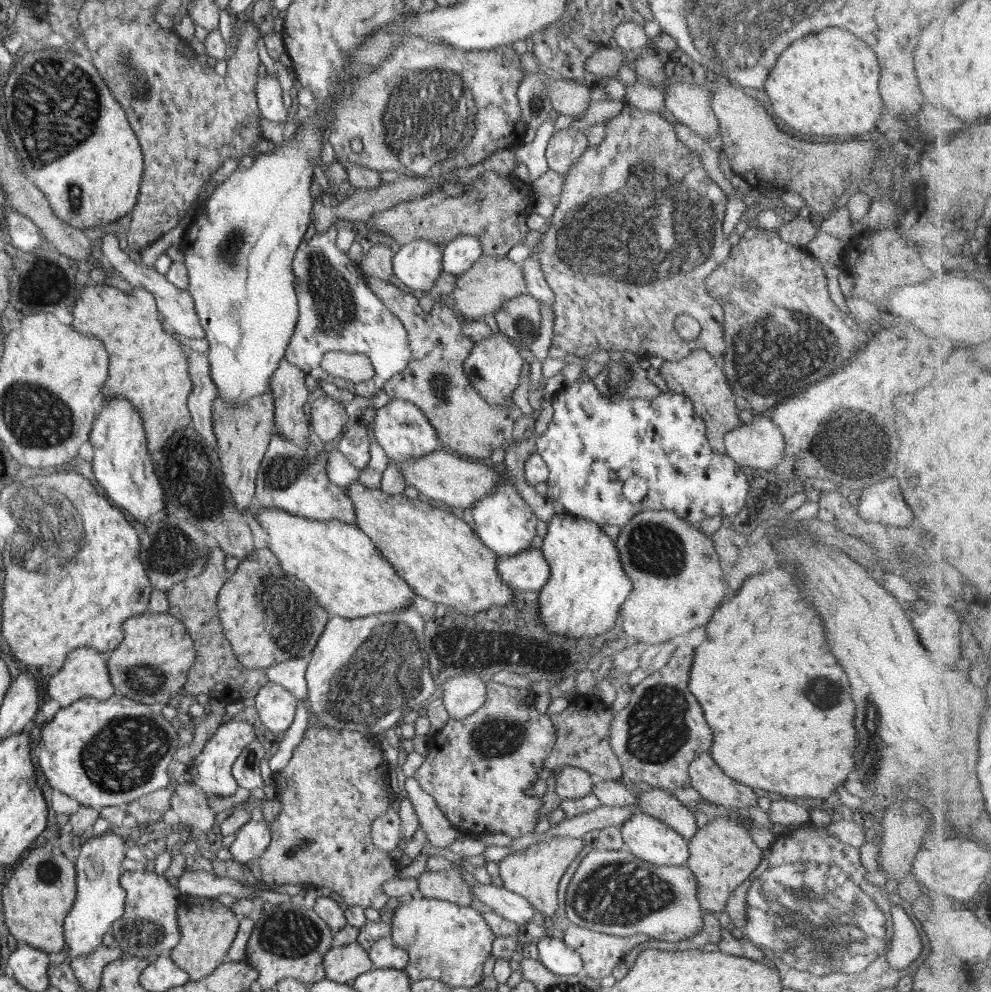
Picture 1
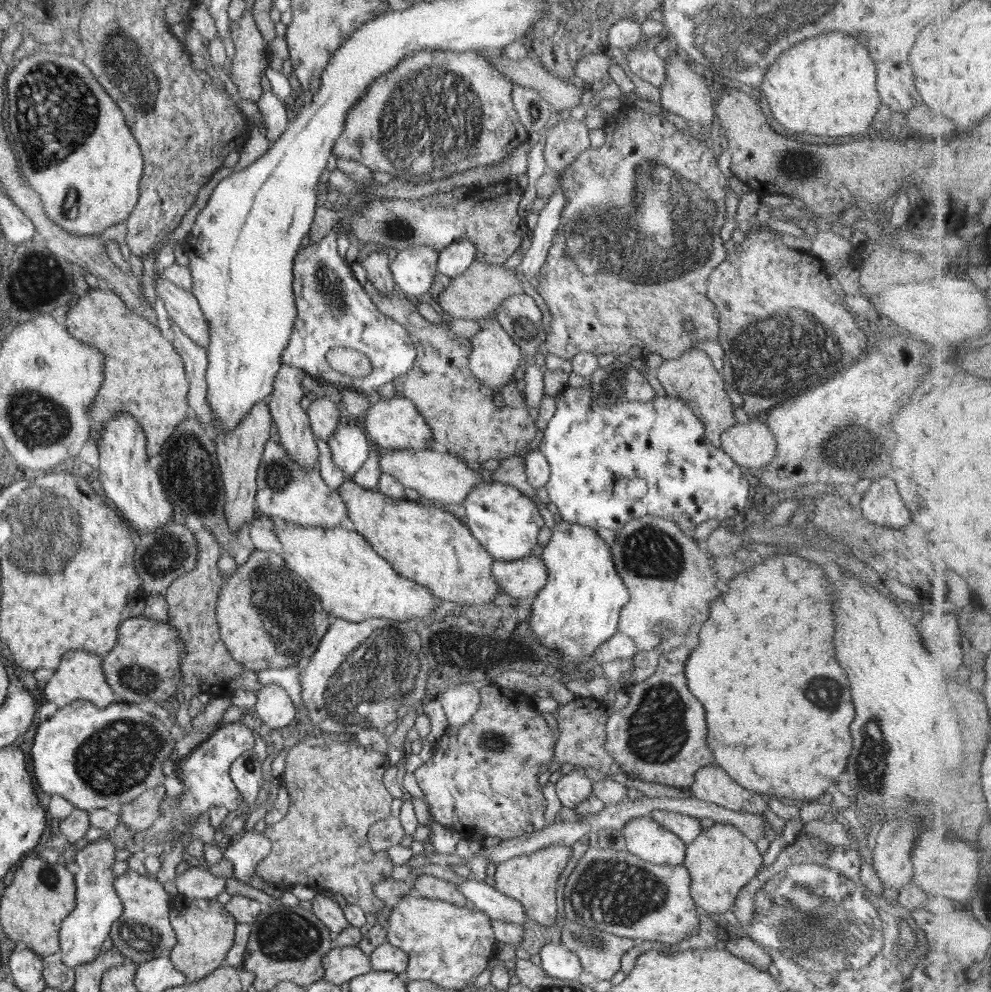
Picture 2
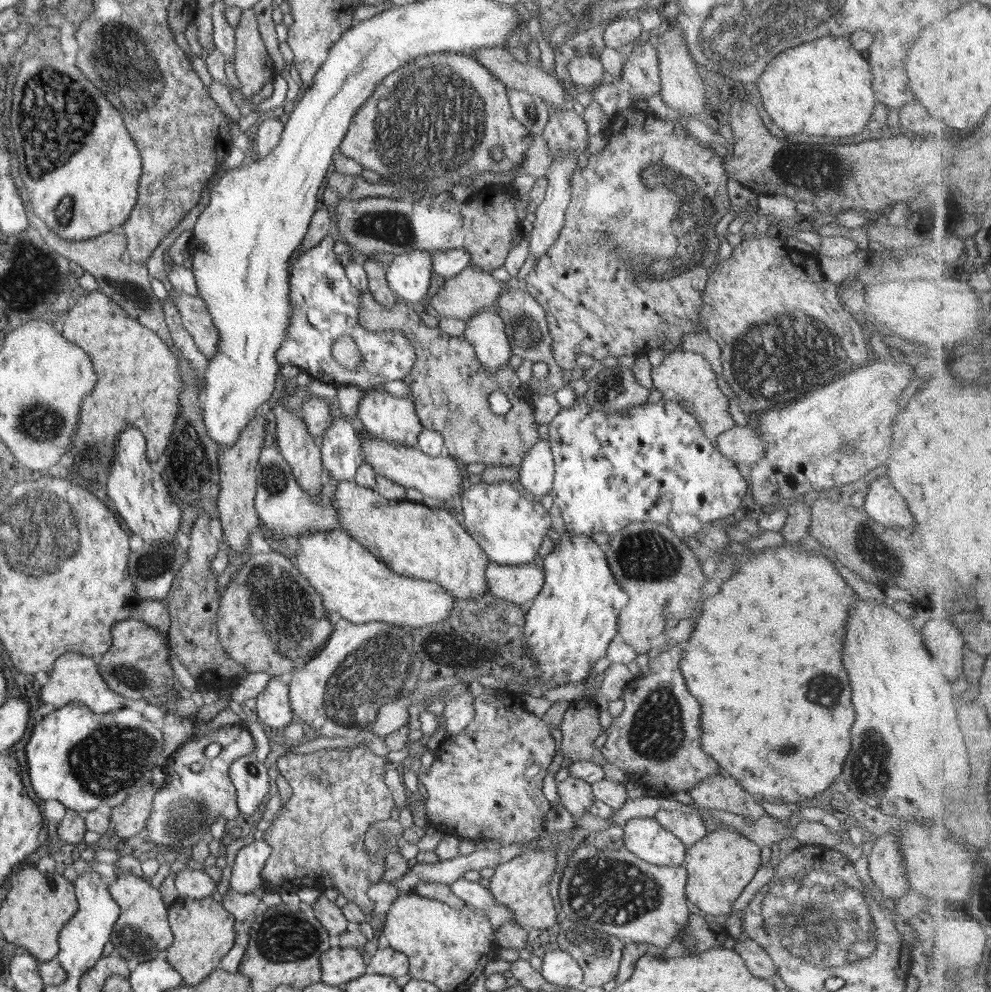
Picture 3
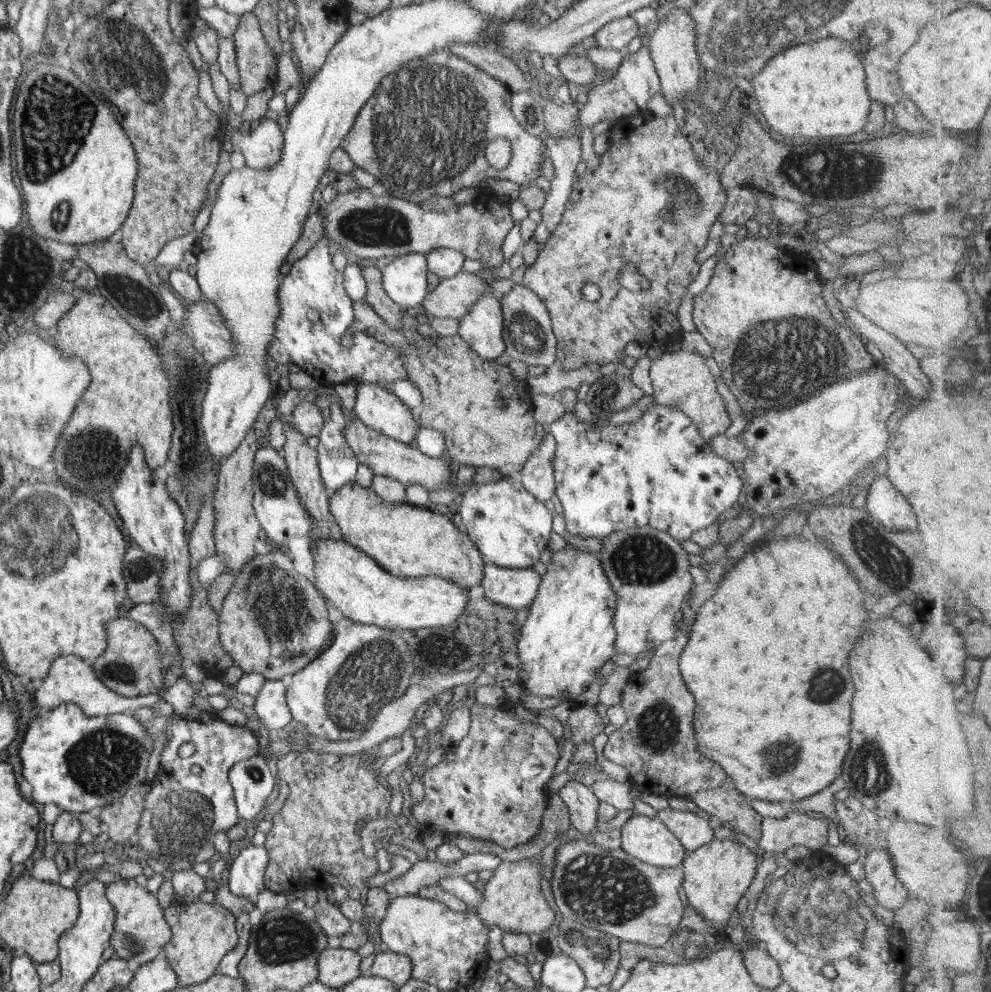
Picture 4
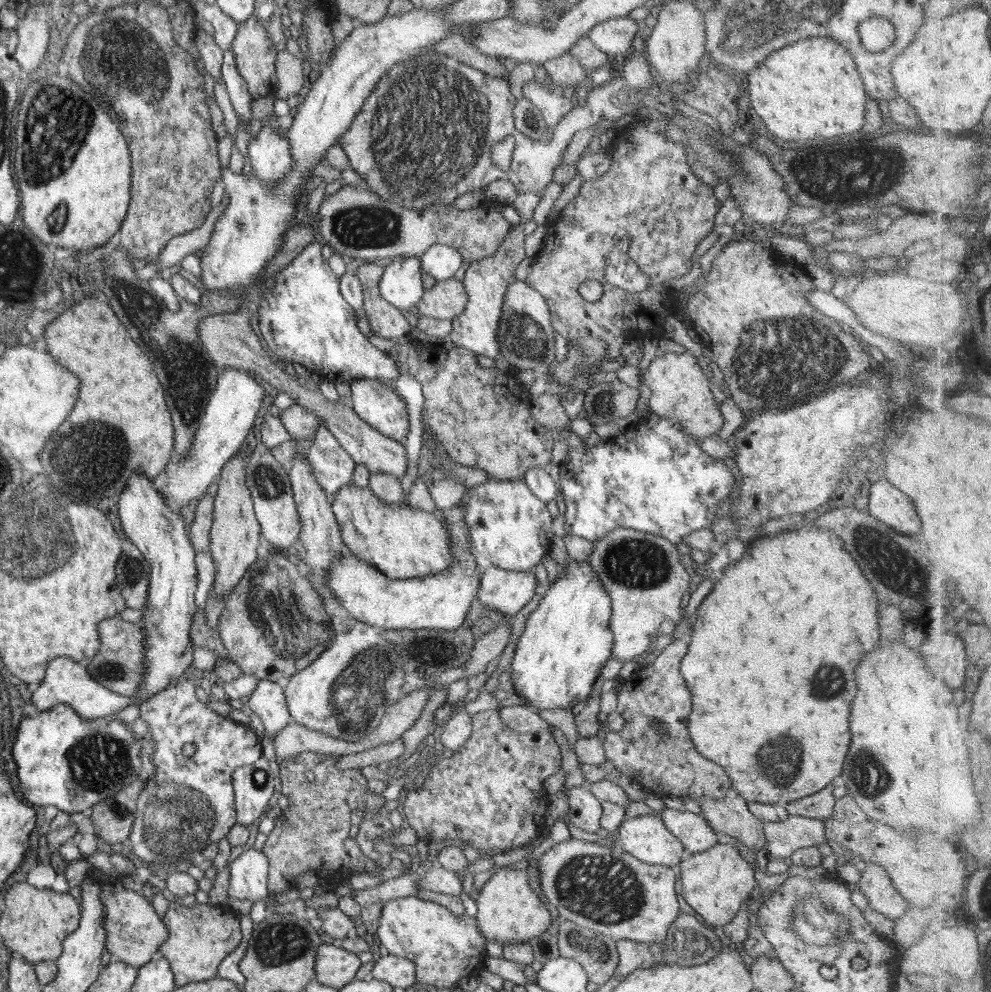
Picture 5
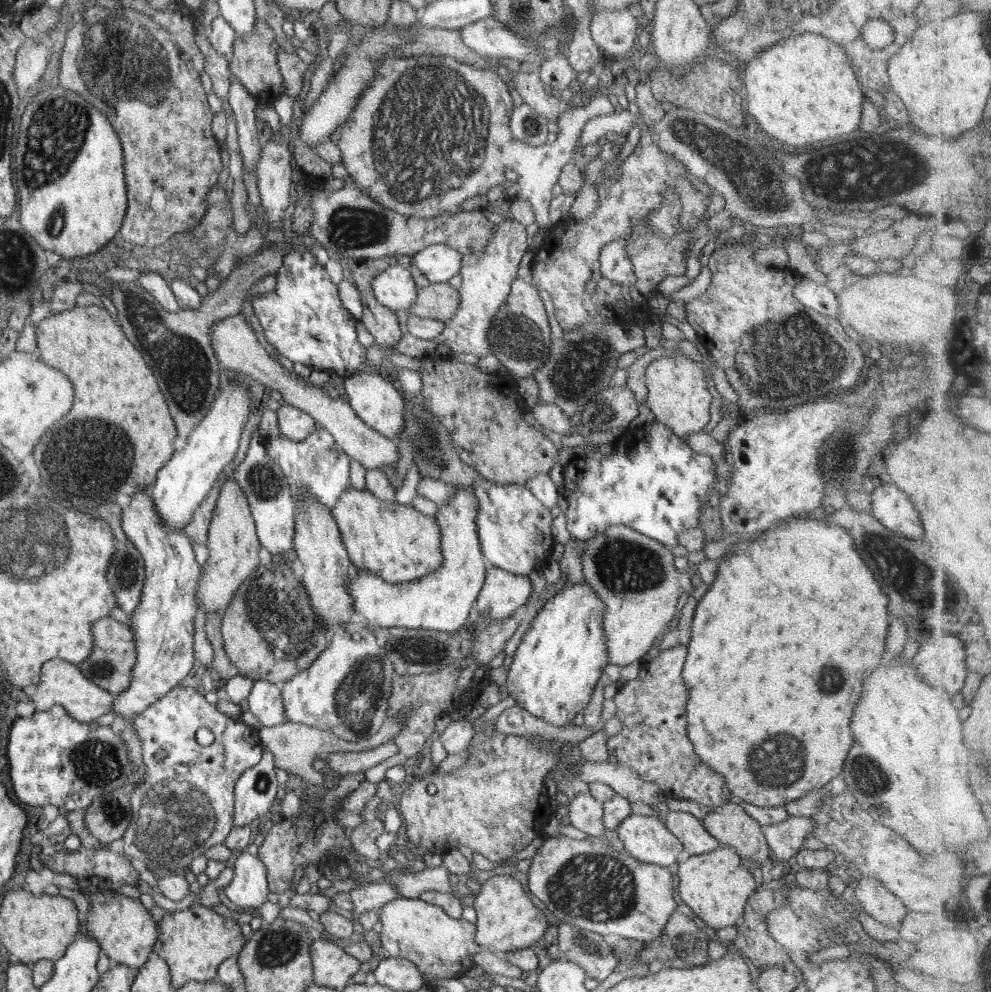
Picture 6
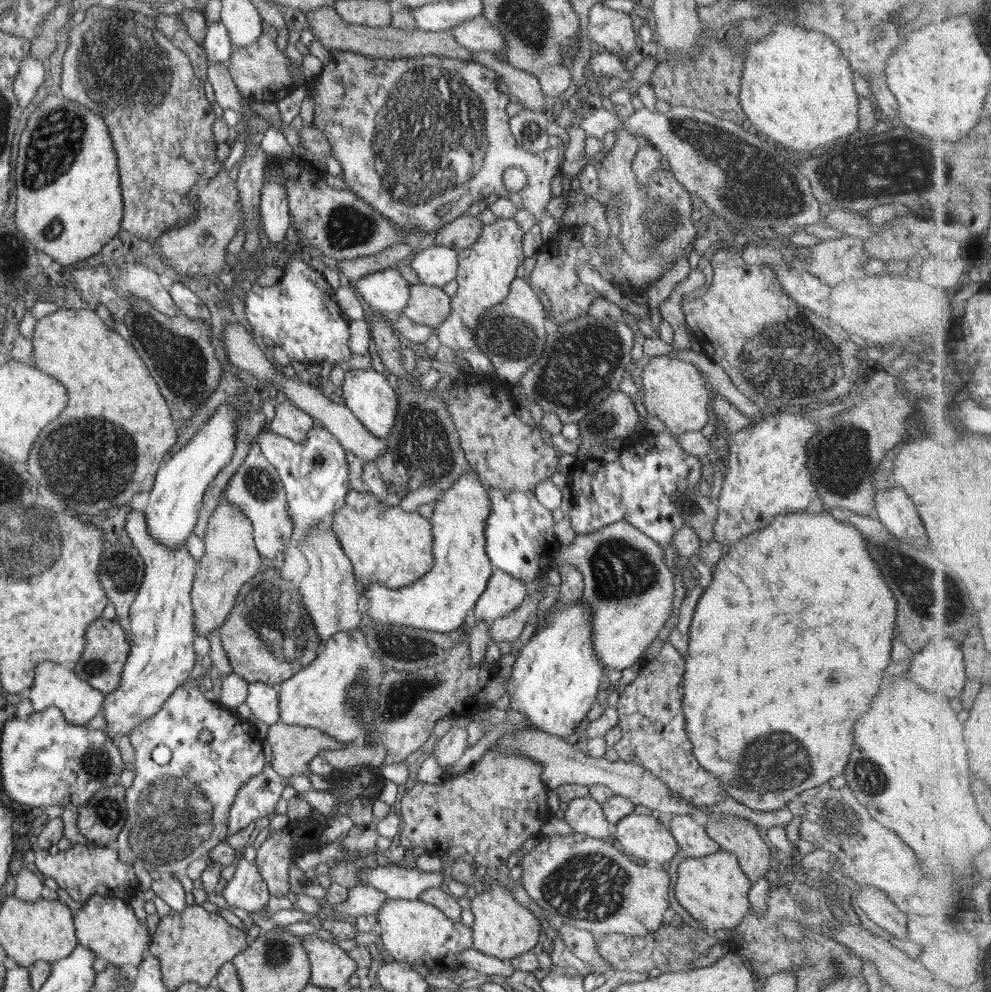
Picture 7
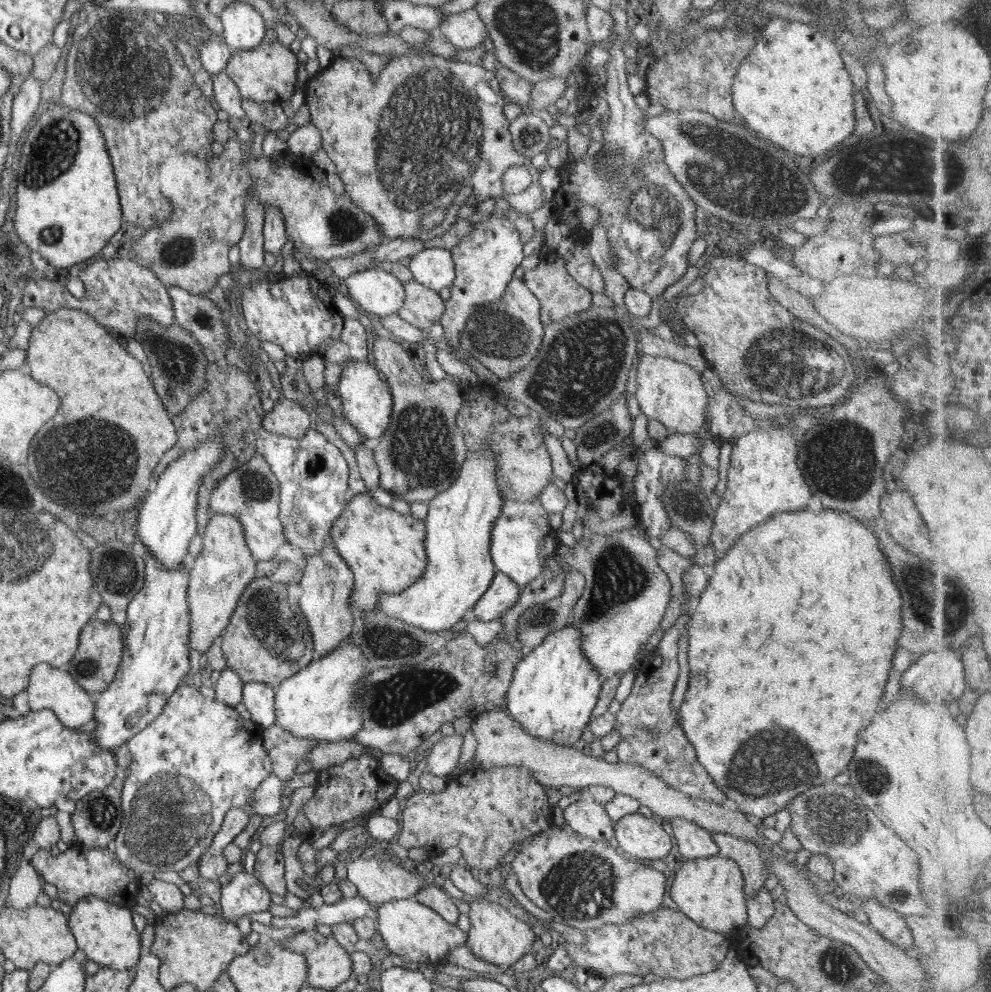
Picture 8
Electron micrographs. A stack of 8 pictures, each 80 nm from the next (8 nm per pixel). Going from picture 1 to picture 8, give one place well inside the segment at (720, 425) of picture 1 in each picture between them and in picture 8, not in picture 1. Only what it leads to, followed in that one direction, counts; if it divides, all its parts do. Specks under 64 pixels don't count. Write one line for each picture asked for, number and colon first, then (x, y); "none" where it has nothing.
2: (691, 377)
3: (686, 377)
4: (681, 380)
5: (680, 389)
6: (677, 394)
7: (676, 391)
8: (669, 391)

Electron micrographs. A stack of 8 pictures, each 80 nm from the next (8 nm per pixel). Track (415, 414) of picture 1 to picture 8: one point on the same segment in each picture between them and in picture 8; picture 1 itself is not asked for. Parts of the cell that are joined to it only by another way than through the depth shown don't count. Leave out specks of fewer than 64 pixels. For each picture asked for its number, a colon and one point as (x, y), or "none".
2: (396, 424)
3: (382, 415)
4: (380, 409)
5: (382, 408)
6: (377, 401)
7: (366, 392)
8: (367, 404)

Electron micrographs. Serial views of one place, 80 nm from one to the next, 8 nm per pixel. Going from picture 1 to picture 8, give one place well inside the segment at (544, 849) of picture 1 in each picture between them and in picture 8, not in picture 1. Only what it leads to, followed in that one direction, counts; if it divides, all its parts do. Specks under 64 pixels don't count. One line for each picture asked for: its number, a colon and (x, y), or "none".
2: (532, 879)
3: (522, 883)
4: (513, 899)
5: (509, 911)
6: (507, 919)
7: (504, 928)
8: (496, 936)

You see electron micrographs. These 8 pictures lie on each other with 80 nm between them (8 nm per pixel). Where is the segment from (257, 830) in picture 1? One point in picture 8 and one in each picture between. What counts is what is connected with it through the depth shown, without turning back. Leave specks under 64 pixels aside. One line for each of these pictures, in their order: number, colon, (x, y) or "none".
2: (246, 851)
3: (246, 877)
4: (247, 873)
5: (248, 874)
6: (249, 889)
7: (246, 890)
8: (243, 893)

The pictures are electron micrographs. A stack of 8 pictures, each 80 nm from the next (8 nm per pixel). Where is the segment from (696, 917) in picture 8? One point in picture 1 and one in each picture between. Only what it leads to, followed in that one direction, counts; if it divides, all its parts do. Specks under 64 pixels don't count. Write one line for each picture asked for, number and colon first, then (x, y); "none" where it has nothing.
1: (722, 855)
2: (722, 860)
3: (720, 865)
4: (716, 875)
5: (715, 882)
6: (716, 885)
7: (714, 889)

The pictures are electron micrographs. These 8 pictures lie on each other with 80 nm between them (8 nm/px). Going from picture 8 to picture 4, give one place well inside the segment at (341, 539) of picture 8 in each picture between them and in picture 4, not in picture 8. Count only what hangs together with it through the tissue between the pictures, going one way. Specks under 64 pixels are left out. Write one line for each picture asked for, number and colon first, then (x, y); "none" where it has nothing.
4: (406, 540)
5: (401, 542)
6: (397, 542)
7: (387, 545)

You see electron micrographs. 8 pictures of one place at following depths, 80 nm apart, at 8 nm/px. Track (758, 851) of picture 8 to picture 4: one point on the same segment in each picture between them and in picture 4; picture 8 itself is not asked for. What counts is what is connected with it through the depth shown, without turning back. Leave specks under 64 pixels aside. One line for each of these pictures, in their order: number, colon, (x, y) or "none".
4: (727, 804)
5: (730, 815)
6: (730, 824)
7: (735, 834)

